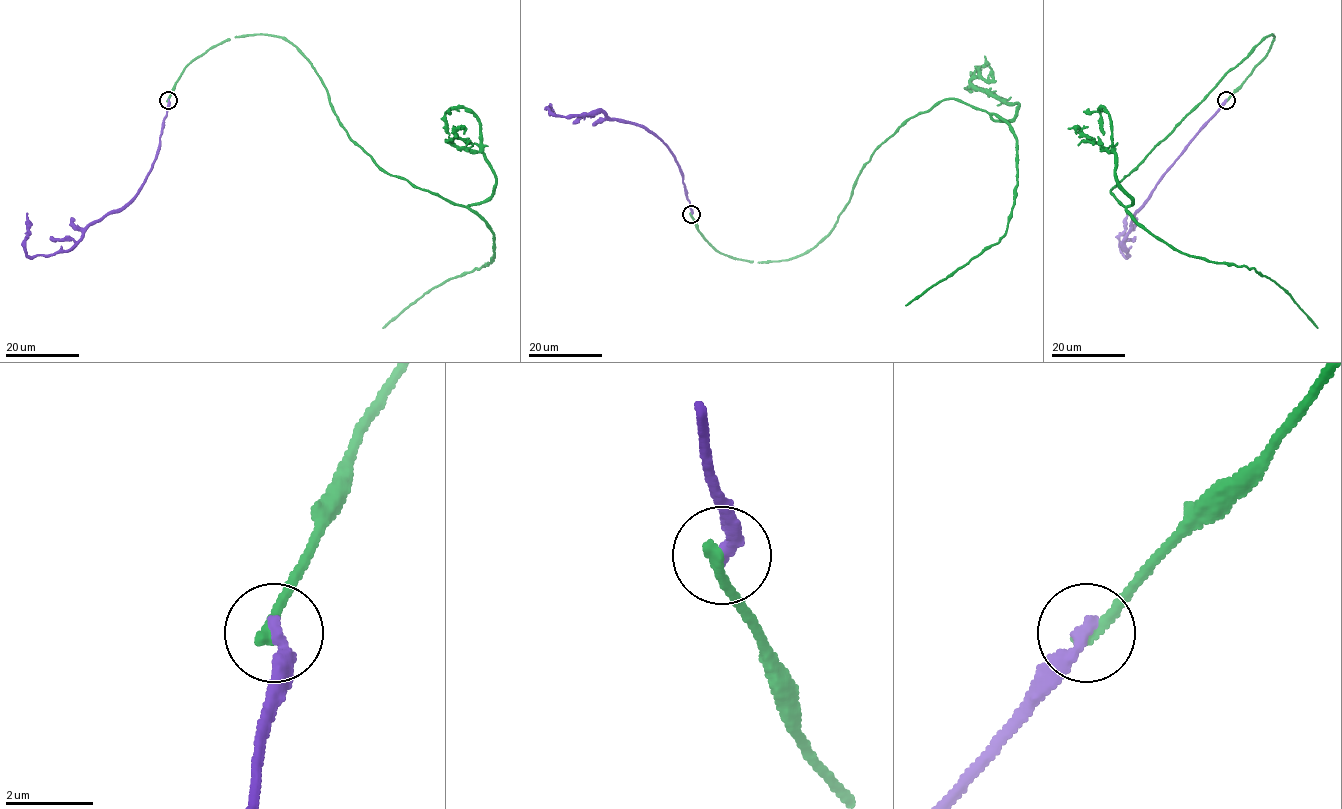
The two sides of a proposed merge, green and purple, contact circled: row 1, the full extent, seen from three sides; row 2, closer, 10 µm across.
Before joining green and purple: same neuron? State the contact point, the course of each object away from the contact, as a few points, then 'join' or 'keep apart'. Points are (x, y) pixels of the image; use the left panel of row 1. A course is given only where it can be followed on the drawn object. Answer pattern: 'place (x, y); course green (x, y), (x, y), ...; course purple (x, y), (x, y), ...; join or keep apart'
place (168, 100); course green (168, 101), (209, 49), (279, 36), (385, 171), (486, 222), (491, 261), (383, 328); course purple (168, 101), (151, 170), (121, 208), (93, 221), (68, 249), (32, 257), (25, 252), (24, 244), (27, 213); keep apart

